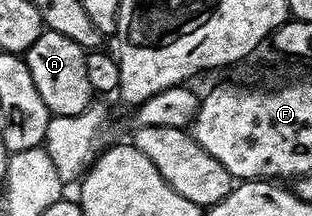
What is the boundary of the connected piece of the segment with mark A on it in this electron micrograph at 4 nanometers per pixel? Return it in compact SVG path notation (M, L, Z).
M45 29L26 51L25 58L29 74L33 76L33 85L37 85L37 93L41 93L41 101L45 101L52 116L76 115L92 106L94 99L91 98L96 98L97 92L93 85L89 85L88 70L85 69L87 51L77 45L73 37Z

